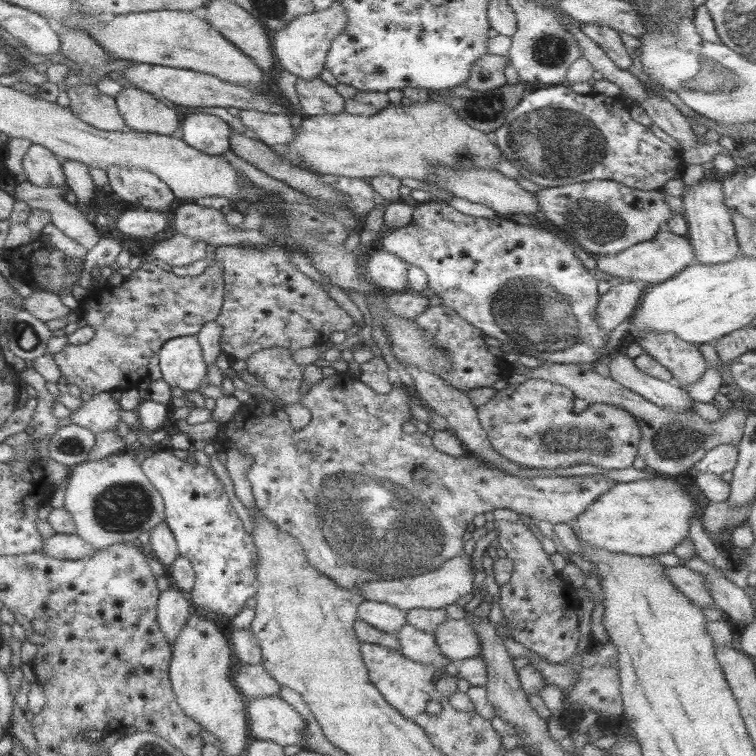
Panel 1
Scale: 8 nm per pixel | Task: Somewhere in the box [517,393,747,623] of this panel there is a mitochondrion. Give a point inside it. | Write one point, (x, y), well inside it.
(677, 441)

